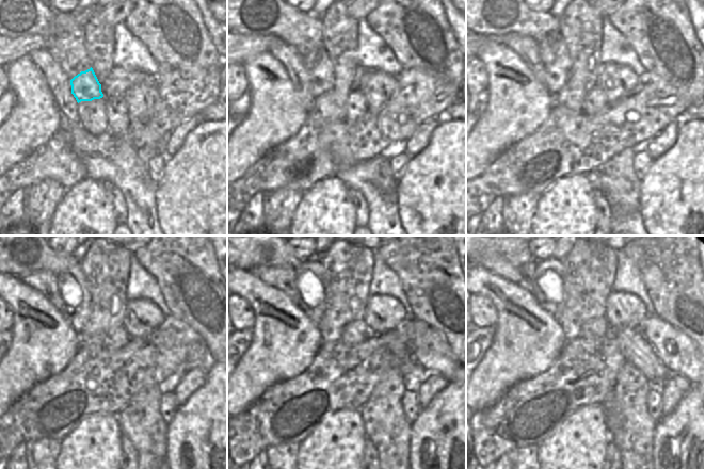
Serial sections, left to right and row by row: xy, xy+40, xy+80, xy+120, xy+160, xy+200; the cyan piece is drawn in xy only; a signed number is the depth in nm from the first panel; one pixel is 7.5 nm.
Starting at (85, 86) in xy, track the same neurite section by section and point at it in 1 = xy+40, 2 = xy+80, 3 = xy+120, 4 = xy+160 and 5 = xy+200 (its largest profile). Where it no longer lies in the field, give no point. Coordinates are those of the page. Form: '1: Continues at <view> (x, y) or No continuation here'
1: Continues at xy+40 (319, 67)
2: Continues at xy+80 (554, 53)
3: Continues at xy+120 (77, 313)
4: Continues at xy+160 (314, 310)
5: Continues at xy+200 (555, 265)

